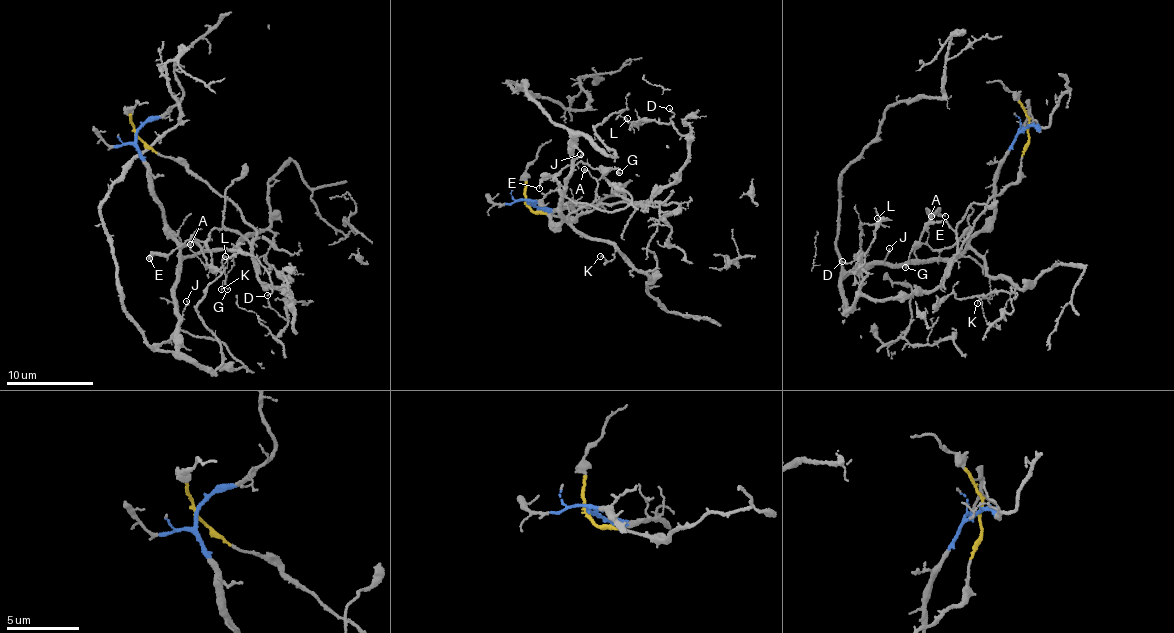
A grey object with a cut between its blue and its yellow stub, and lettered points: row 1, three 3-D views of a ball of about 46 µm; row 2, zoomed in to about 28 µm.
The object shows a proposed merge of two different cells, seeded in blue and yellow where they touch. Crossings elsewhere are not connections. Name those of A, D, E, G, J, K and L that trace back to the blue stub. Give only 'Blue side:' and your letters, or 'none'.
Blue side: A, J, K, L

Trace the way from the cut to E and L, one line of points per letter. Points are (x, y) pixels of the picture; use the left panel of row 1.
E: (134, 133), (231, 200), (255, 232), (246, 240), (215, 229), (202, 241), (191, 239), (149, 257)
L: (134, 133), (178, 248), (176, 345), (215, 369), (222, 348), (196, 303), (224, 255)

